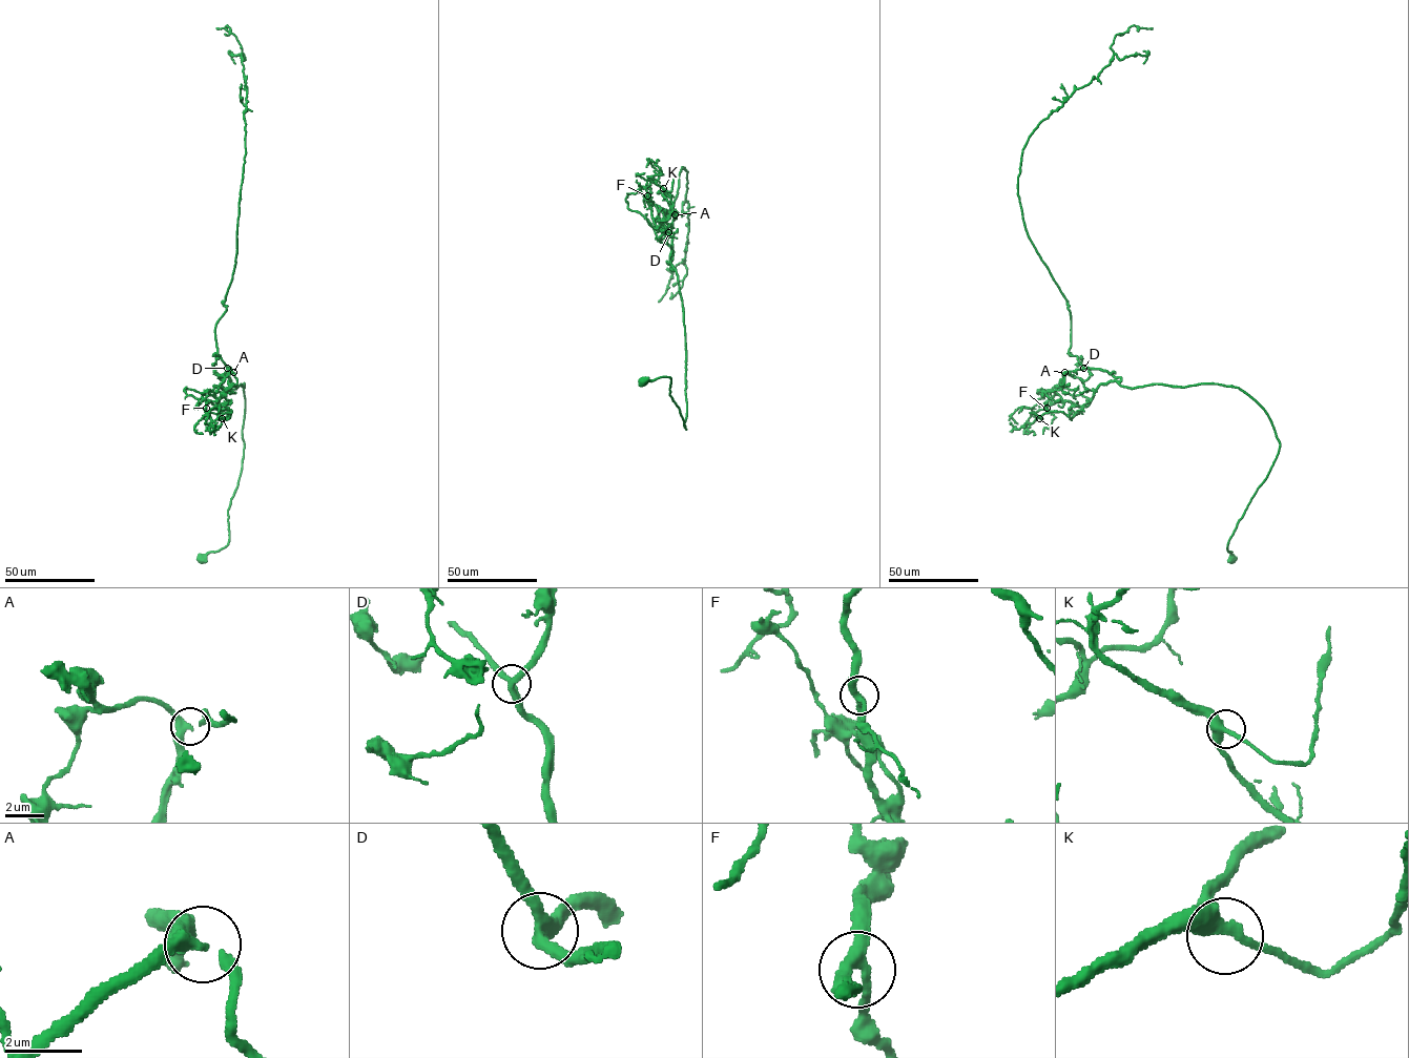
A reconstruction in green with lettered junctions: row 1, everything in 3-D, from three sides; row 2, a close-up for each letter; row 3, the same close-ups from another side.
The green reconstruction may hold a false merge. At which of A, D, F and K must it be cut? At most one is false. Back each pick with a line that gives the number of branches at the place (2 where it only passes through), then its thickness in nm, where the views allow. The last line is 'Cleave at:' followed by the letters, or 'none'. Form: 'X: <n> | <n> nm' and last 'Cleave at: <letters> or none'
Cleave at: none

